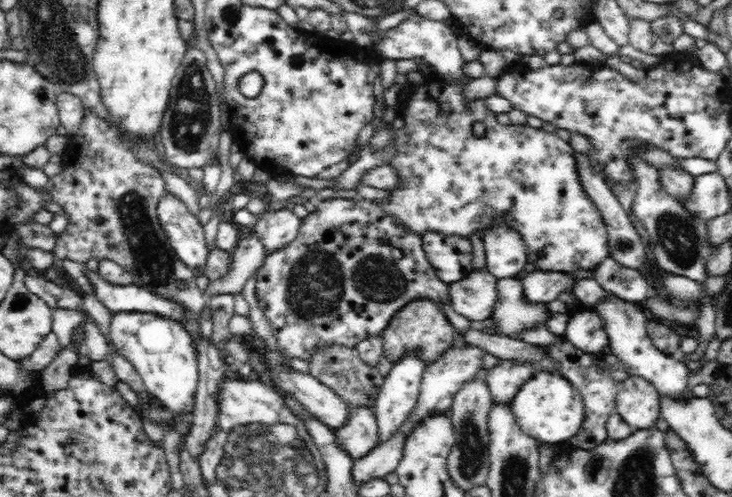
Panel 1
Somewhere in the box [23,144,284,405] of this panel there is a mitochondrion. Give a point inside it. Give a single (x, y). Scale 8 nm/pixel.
(153, 263)

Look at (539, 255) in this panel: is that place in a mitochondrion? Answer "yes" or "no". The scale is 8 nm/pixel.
no

